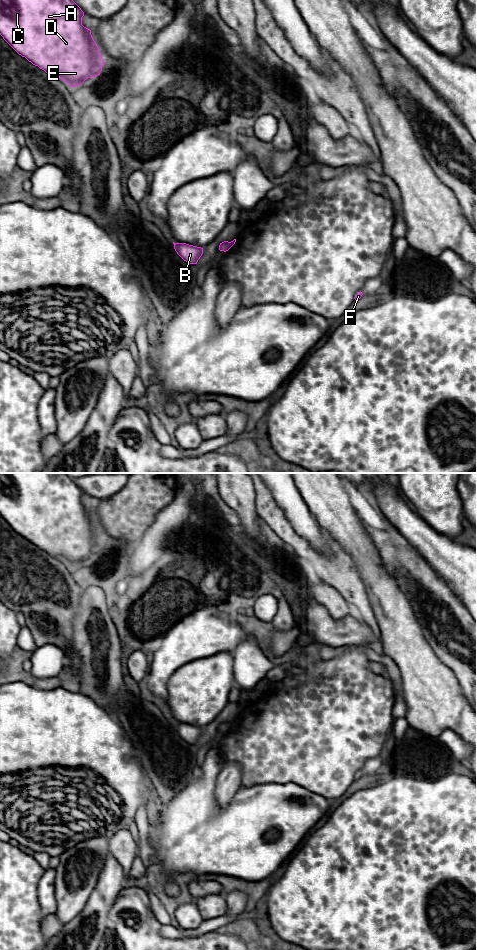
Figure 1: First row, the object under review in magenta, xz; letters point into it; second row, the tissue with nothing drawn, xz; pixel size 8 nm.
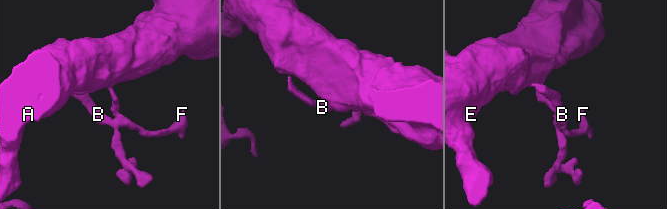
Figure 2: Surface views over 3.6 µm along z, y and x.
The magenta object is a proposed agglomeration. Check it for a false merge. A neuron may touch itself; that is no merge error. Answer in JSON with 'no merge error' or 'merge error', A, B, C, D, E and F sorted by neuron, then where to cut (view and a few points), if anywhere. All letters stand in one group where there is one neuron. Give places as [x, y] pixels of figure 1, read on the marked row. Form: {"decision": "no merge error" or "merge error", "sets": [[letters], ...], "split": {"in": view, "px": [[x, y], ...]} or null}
{"decision": "merge error", "sets": [["A", "C", "D", "E"], ["B", "F"]], "split": {"in": "xz", "px": [[231, 242], [229, 247]]}}

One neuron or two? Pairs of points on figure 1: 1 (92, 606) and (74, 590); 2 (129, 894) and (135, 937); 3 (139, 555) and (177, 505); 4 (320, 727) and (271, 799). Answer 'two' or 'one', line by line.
1: two
2: one
3: one
4: two

